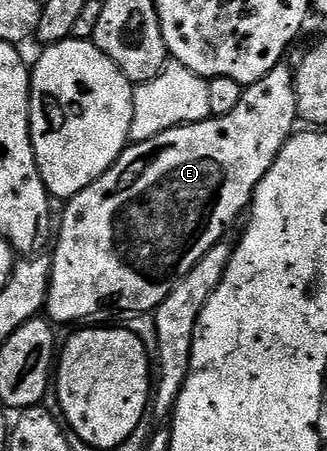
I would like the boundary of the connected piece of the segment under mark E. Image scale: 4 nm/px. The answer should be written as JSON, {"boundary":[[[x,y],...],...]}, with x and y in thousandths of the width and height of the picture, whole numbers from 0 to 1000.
{"boundary":[[[869,140],[838,146],[801,177],[755,191],[734,208],[728,237],[716,237],[716,246],[703,246],[691,255],[639,257],[630,268],[599,268],[590,277],[547,277],[520,290],[495,290],[483,299],[471,299],[471,308],[394,319],[391,328],[367,341],[364,353],[297,401],[275,406],[251,426],[214,439],[199,452],[208,457],[196,463],[196,483],[183,490],[183,519],[171,525],[171,554],[156,554],[153,561],[159,616],[147,639],[141,678],[141,703],[150,714],[168,716],[174,723],[180,723],[177,718],[208,721],[217,712],[257,712],[266,703],[312,692],[315,685],[370,685],[379,694],[462,696],[495,672],[495,663],[508,663],[508,654],[520,654],[532,627],[544,627],[544,619],[557,610],[569,610],[569,601],[581,601],[581,592],[593,592],[593,583],[606,583],[606,574],[618,574],[618,565],[630,565],[630,557],[642,557],[642,548],[654,548],[654,539],[679,532],[688,523],[685,506],[716,497],[722,479],[734,470],[737,479],[761,461],[771,448],[771,426],[783,421],[789,406],[838,361],[850,335],[893,302],[899,293],[893,275],[908,275],[905,211],[893,204],[899,162],[884,146],[881,153],[875,146],[878,142]]]}

